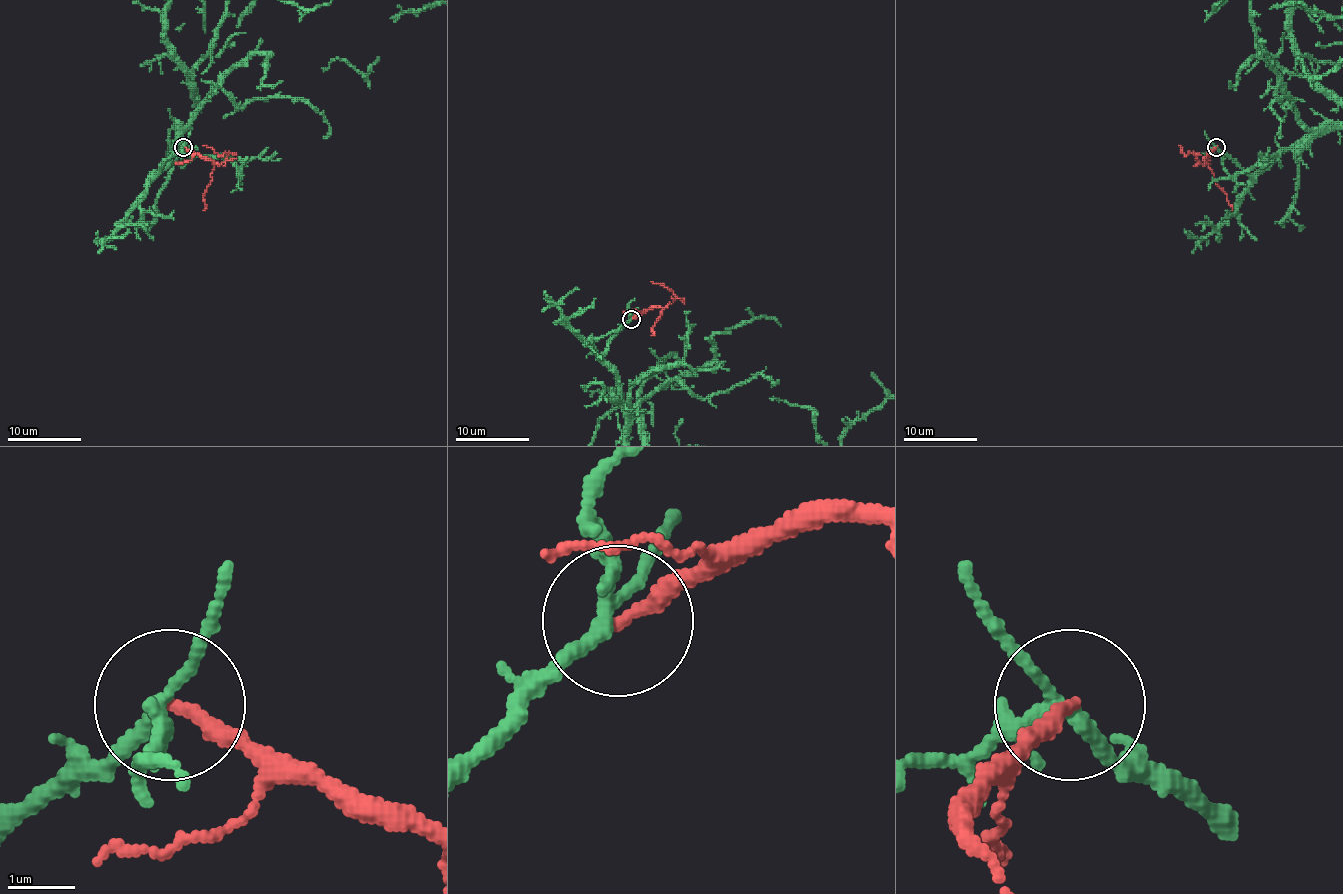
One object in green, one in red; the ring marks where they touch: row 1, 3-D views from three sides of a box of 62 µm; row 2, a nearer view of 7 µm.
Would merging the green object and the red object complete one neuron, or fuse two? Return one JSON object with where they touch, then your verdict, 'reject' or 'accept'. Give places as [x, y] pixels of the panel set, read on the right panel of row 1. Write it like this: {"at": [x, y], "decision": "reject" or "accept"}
{"at": [1216, 147], "decision": "reject"}

